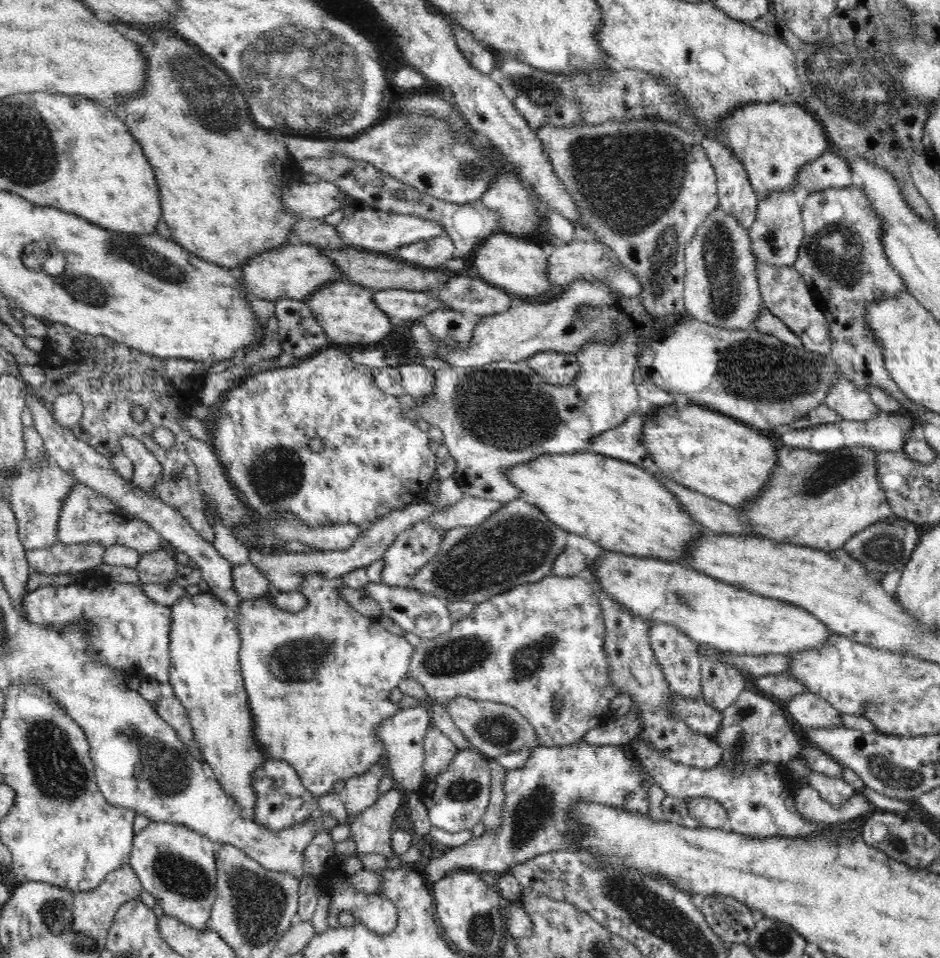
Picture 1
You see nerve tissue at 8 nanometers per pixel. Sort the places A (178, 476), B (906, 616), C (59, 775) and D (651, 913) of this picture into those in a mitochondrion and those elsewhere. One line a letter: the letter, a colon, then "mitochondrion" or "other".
A: mitochondrion
B: other
C: mitochondrion
D: mitochondrion

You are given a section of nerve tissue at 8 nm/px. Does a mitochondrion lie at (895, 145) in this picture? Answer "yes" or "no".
no

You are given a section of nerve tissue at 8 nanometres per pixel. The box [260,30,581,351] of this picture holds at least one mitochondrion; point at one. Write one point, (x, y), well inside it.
(540, 92)

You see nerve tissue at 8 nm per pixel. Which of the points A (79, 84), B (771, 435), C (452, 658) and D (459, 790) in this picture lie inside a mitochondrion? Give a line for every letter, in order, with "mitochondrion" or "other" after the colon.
A: other
B: other
C: mitochondrion
D: mitochondrion

